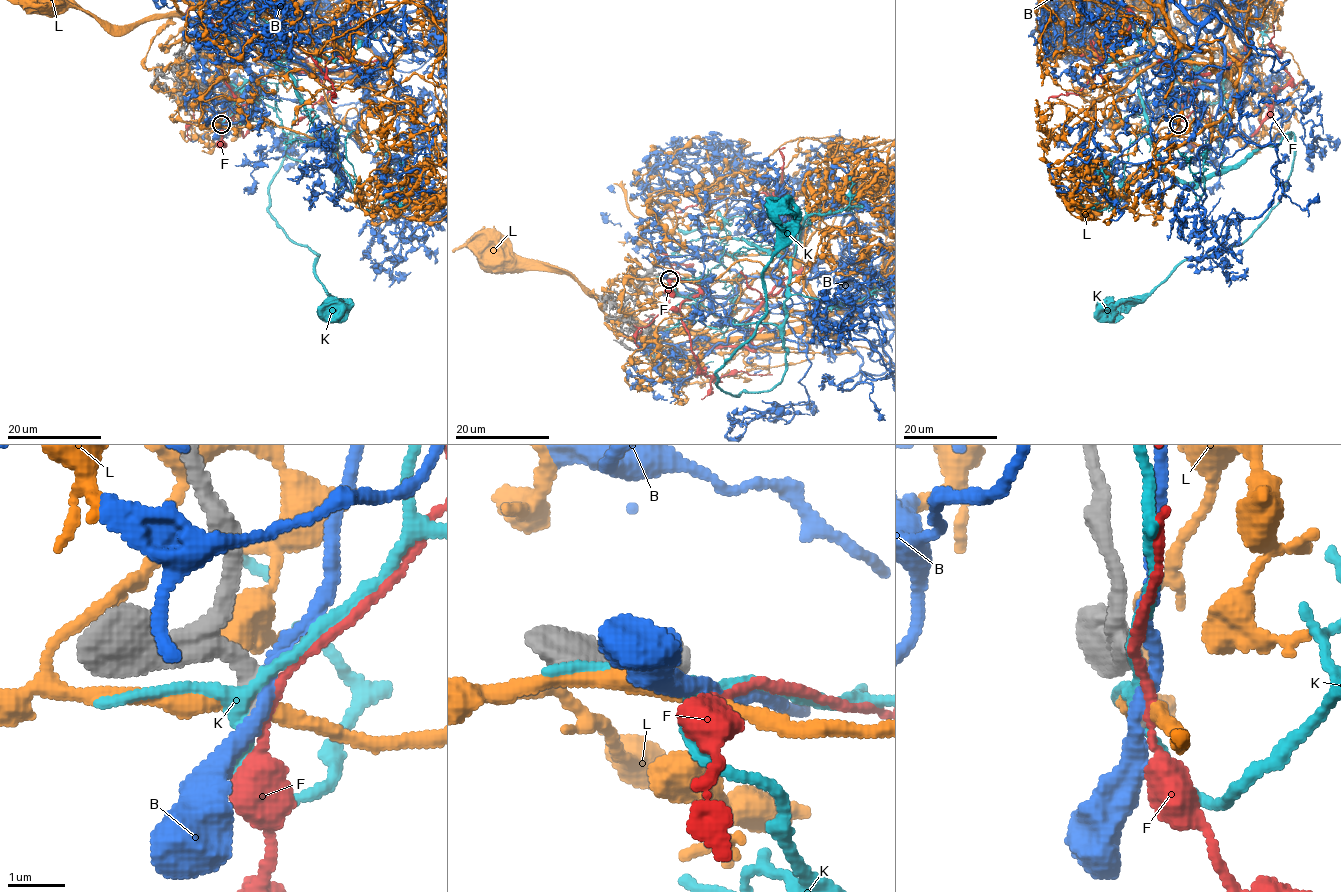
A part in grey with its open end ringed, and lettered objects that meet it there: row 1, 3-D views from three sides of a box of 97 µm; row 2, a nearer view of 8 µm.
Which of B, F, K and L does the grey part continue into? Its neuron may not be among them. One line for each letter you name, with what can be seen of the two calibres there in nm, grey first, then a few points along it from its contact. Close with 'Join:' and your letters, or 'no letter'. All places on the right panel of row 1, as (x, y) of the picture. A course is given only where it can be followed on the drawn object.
B: calibres 320 and 240 nm; course (1178, 125), (1206, 73), (1176, 66), (1179, 79), (1216, 80), (1224, 48), (1197, 29)
Join: B

